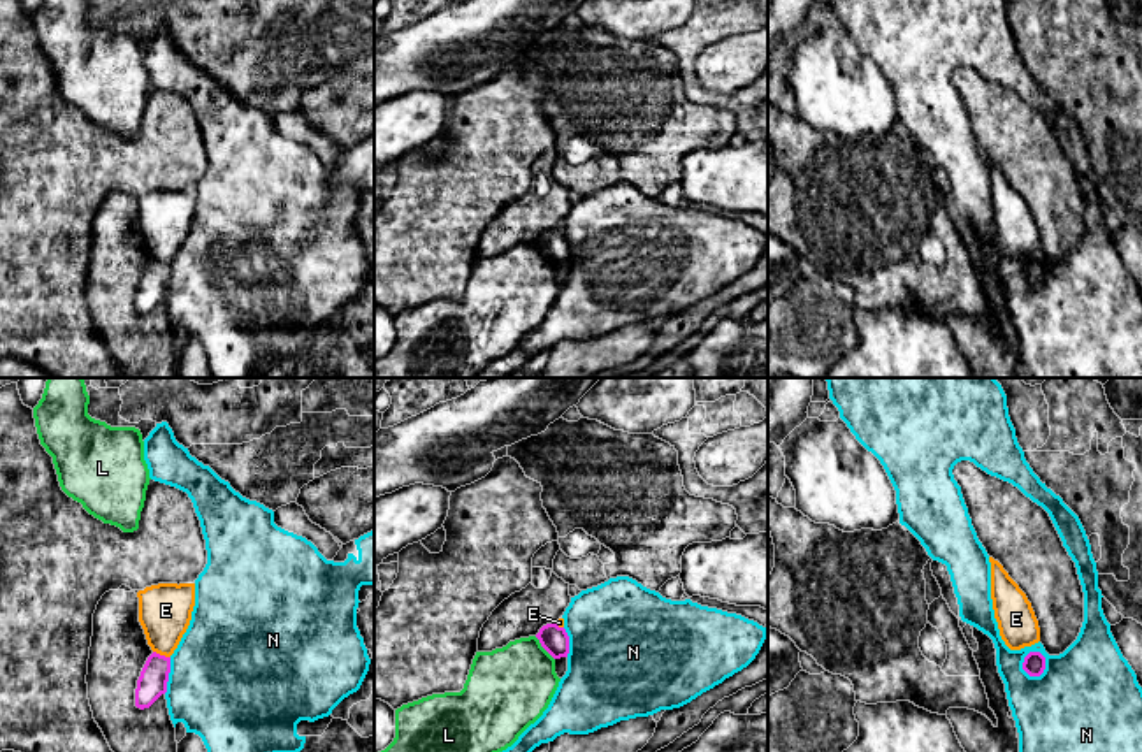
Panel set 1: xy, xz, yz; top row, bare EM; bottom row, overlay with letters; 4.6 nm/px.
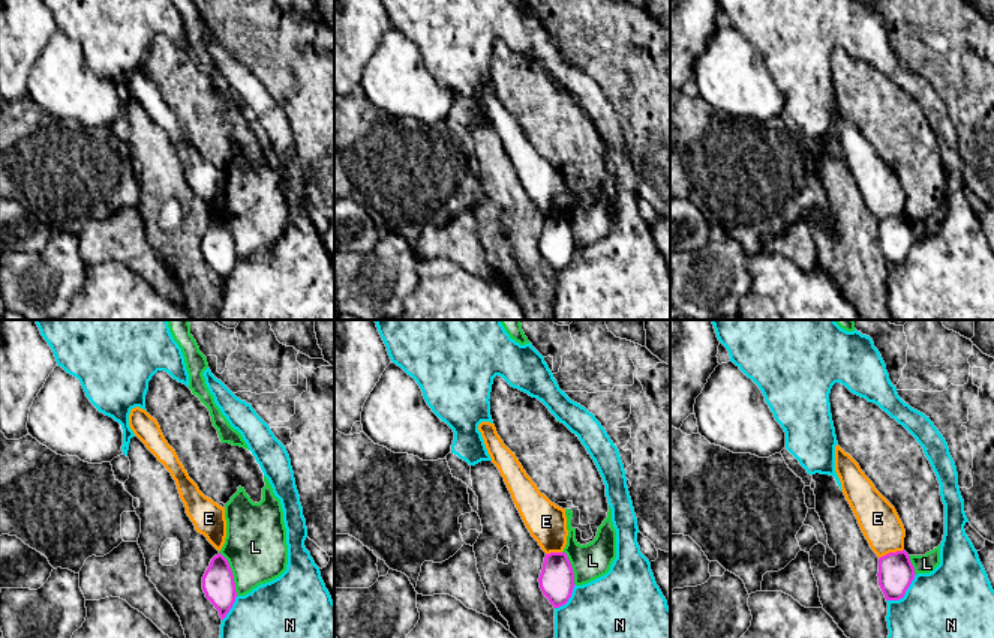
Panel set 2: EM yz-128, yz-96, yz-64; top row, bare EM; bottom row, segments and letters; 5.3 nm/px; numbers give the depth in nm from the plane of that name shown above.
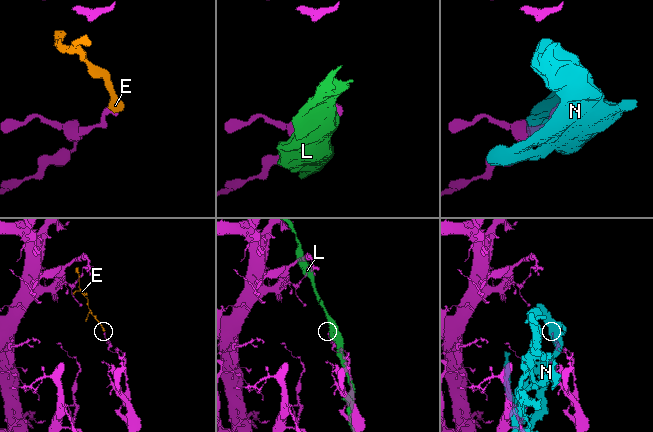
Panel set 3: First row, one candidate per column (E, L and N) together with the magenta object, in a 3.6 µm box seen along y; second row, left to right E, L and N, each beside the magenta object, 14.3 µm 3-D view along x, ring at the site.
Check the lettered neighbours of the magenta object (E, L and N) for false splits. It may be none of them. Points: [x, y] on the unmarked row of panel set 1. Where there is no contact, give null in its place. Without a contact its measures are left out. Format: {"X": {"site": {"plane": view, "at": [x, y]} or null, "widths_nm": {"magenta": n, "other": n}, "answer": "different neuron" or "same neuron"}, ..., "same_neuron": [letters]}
{"E": {"site": {"plane": "xy", "at": [162, 262]}, "widths_nm": {"magenta": 140, "other": 240}, "answer": "different neuron"}, "L": {"site": {"plane": "xz", "at": [543, 253]}, "widths_nm": {"magenta": 120, "other": 380}, "answer": "different neuron"}, "N": {"site": {"plane": "yz", "at": [1044, 274]}, "widths_nm": {"magenta": 100, "other": 500}, "answer": "different neuron"}, "same_neuron": []}

